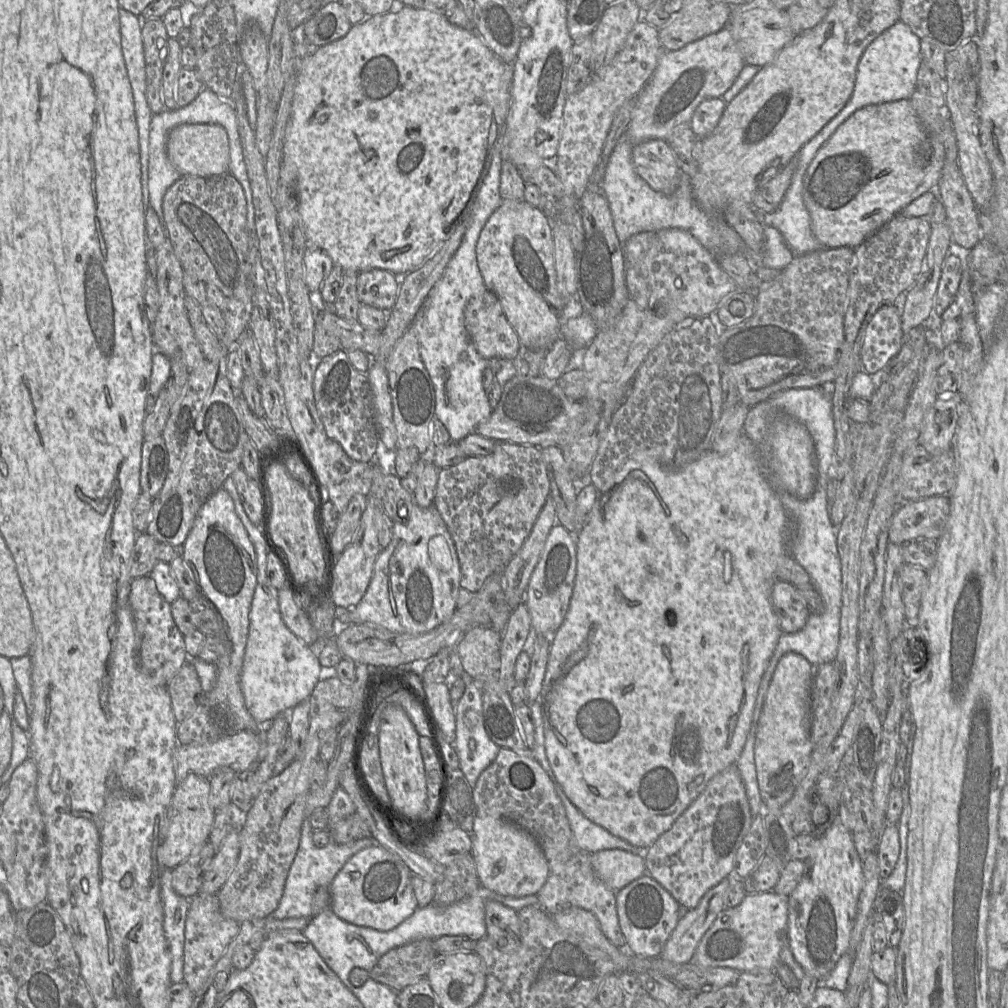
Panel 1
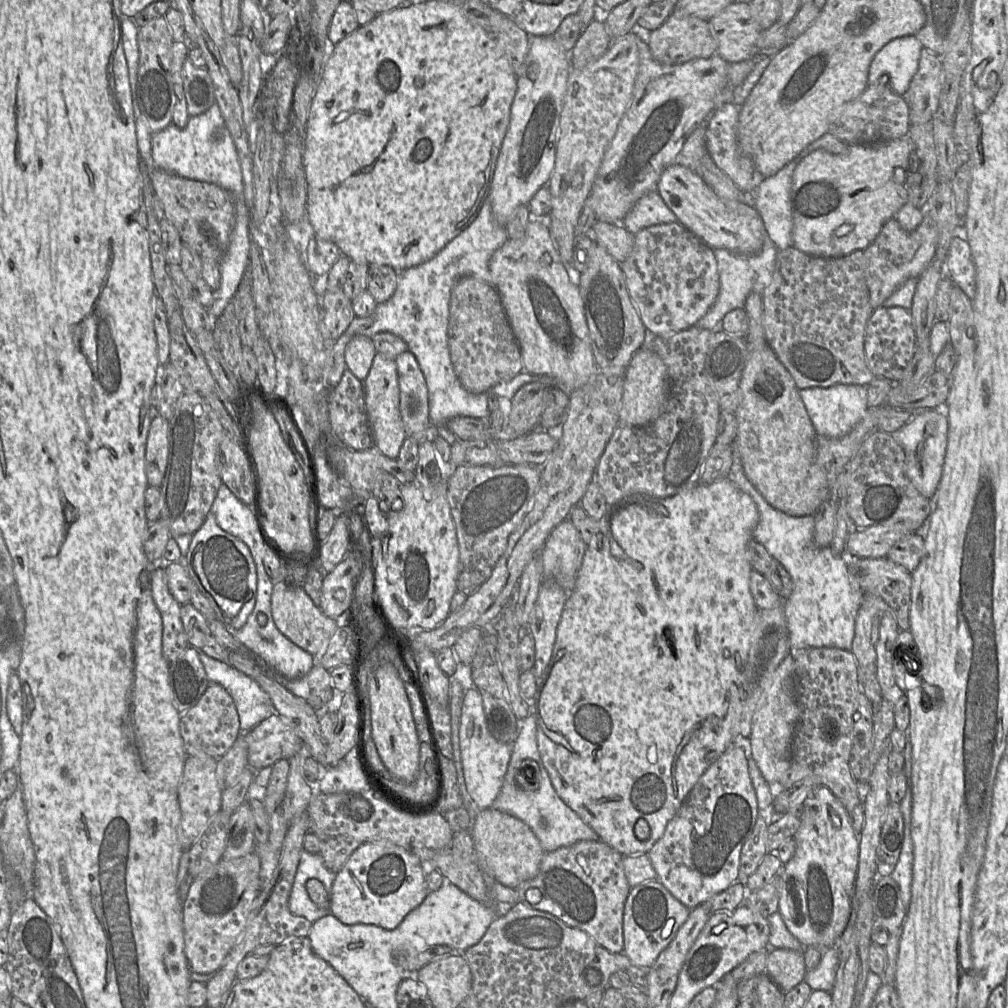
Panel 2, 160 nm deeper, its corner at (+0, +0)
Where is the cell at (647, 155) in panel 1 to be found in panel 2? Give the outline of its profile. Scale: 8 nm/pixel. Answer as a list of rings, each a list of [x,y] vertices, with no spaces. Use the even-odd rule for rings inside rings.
[[[674,163],[667,167],[657,183],[657,192],[677,217],[677,221],[708,245],[731,252],[758,253],[766,238],[763,221],[753,206],[720,198],[693,170]]]

